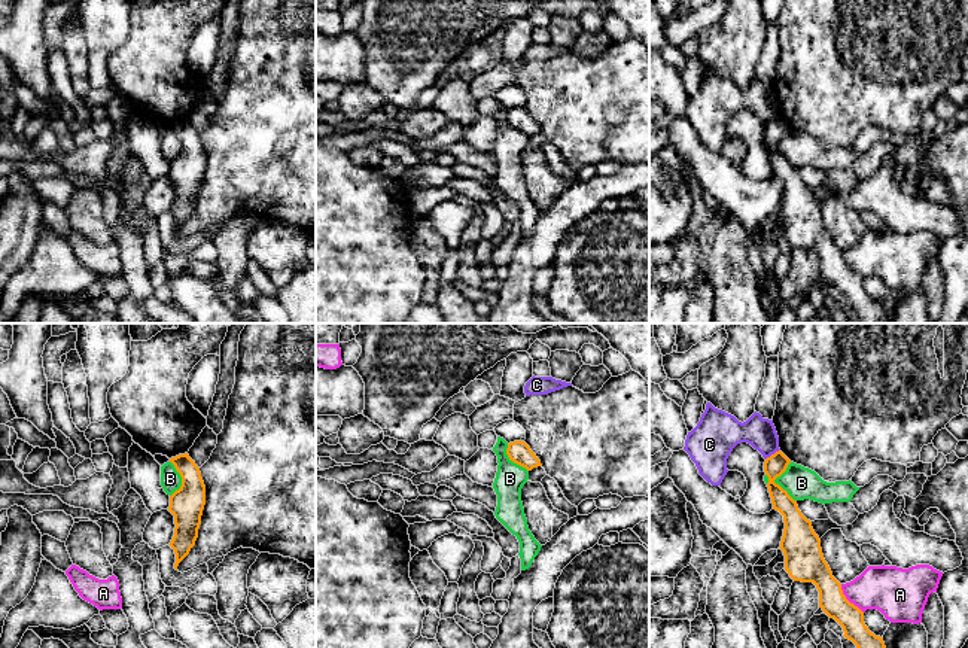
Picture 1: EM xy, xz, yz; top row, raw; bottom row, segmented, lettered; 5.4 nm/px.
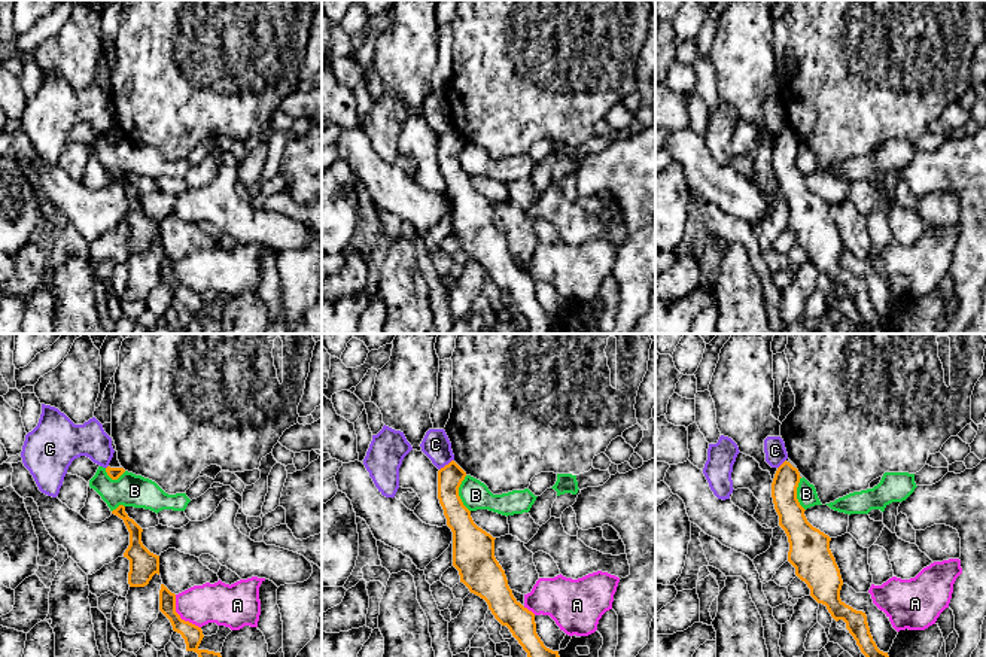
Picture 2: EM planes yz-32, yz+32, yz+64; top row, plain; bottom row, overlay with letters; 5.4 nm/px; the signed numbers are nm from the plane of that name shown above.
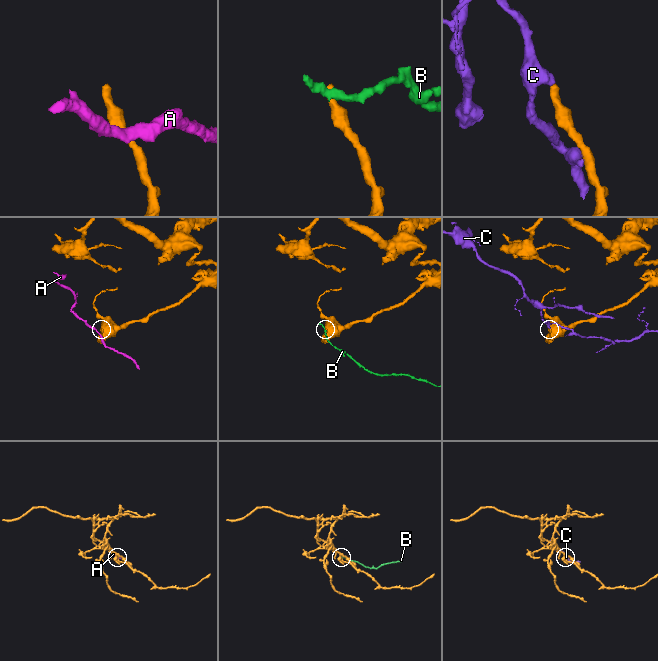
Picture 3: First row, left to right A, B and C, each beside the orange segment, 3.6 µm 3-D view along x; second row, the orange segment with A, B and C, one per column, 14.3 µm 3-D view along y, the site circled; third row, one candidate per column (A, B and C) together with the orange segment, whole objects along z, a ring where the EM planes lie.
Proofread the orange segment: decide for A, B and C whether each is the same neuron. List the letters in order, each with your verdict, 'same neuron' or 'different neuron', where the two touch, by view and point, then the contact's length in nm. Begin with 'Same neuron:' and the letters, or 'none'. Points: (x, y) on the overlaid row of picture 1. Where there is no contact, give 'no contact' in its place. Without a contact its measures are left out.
Same neuron: none
A: different neuron; meets orange in yz at (846, 599); contact 200 nm long
B: different neuron; meets orange in yz at (775, 483); contact 220 nm long
C: different neuron; meets orange in yz at (772, 455); contact 100 nm long

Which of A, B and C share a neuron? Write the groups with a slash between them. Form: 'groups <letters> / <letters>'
groups A / B / C

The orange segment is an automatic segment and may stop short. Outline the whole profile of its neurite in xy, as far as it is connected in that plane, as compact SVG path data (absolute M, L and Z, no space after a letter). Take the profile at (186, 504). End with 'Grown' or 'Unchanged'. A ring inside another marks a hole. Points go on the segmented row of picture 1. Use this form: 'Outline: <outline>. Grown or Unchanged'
Outline: M188 453L171 457L170 462L174 465L176 471L182 477L182 486L170 496L168 506L168 511L174 515L176 524L174 536L170 542L170 547L174 550L176 554L174 569L177 571L179 563L189 554L198 538L201 515L206 505L206 486L201 478L200 468L195 465Z. Unchanged

